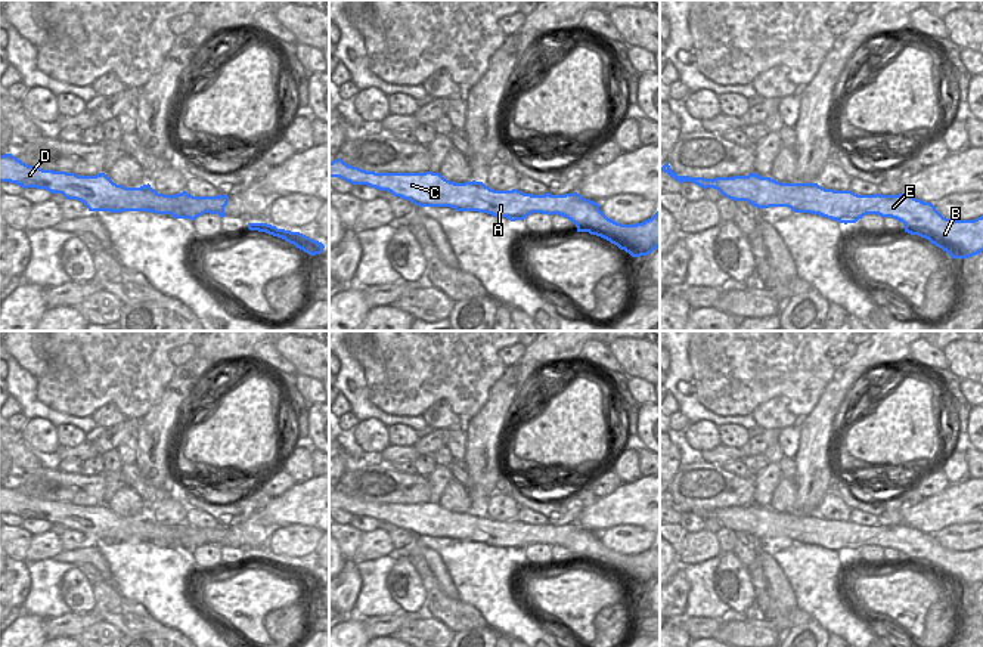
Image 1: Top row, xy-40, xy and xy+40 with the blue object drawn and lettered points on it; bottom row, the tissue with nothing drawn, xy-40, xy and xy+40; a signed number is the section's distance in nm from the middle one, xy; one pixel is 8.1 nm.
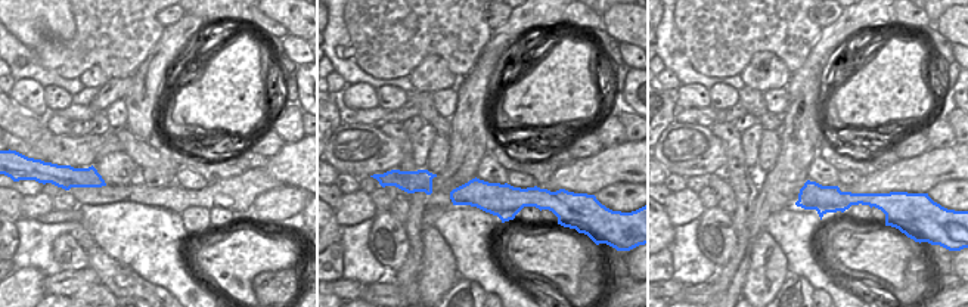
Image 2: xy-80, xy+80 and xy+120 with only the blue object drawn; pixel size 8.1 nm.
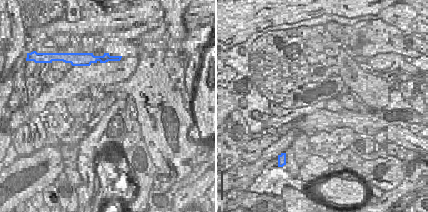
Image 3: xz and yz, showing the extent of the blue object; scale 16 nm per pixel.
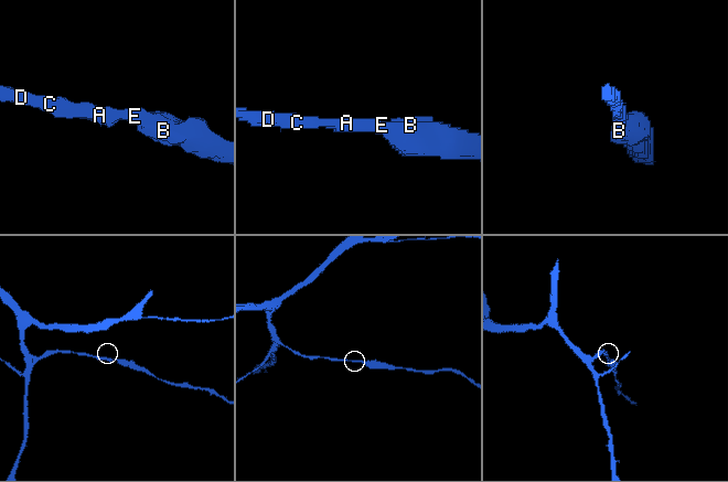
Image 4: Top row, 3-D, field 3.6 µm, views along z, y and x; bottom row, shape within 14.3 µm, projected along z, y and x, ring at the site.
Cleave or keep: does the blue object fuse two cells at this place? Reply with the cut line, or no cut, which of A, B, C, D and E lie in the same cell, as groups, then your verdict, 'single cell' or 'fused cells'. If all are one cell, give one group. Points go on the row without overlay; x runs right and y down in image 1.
cut none; groups A B C D E; single cell

